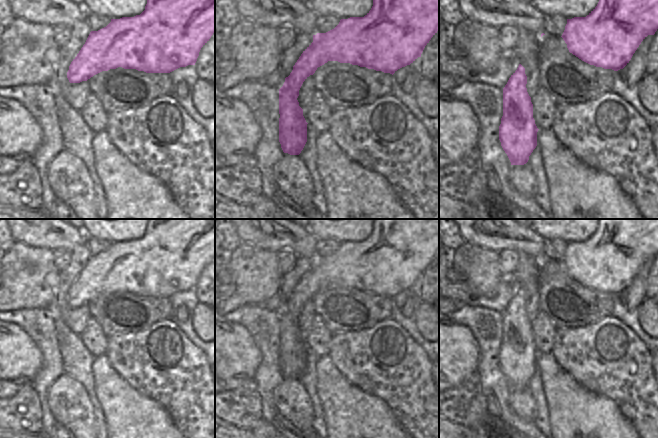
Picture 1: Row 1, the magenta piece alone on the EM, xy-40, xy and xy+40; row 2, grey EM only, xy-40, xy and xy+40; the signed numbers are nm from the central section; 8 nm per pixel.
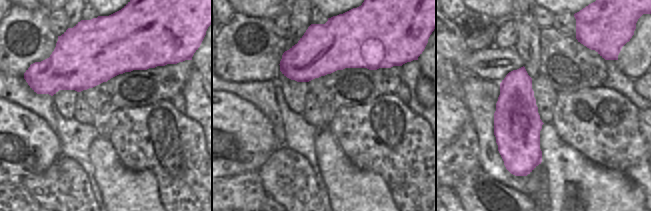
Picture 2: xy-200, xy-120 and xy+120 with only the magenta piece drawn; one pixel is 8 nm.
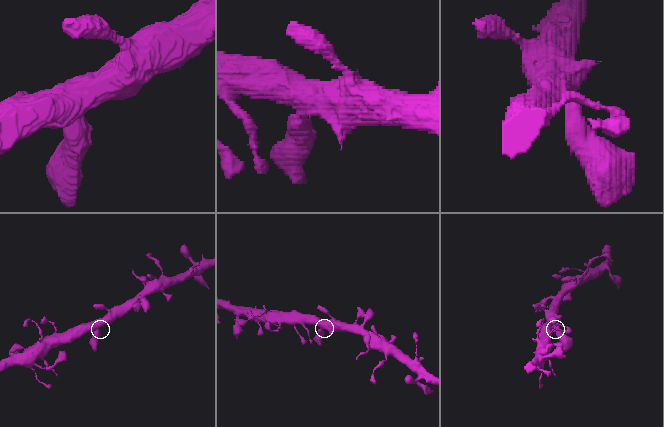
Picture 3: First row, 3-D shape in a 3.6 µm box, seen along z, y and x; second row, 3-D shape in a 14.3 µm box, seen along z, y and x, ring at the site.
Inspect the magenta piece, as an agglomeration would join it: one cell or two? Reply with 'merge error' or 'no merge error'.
no merge error

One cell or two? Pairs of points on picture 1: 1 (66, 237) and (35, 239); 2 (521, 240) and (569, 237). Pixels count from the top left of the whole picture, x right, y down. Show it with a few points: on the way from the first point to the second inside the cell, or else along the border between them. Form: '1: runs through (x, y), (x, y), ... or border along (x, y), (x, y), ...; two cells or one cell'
1: runs through (58, 237), (43, 237); one cell
2: border along (534, 229), (544, 239); two cells

